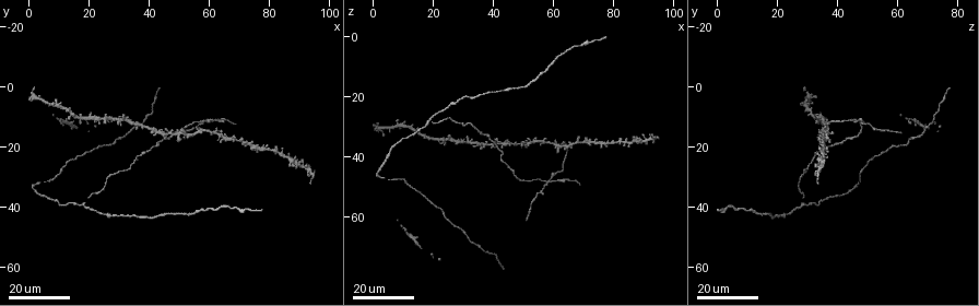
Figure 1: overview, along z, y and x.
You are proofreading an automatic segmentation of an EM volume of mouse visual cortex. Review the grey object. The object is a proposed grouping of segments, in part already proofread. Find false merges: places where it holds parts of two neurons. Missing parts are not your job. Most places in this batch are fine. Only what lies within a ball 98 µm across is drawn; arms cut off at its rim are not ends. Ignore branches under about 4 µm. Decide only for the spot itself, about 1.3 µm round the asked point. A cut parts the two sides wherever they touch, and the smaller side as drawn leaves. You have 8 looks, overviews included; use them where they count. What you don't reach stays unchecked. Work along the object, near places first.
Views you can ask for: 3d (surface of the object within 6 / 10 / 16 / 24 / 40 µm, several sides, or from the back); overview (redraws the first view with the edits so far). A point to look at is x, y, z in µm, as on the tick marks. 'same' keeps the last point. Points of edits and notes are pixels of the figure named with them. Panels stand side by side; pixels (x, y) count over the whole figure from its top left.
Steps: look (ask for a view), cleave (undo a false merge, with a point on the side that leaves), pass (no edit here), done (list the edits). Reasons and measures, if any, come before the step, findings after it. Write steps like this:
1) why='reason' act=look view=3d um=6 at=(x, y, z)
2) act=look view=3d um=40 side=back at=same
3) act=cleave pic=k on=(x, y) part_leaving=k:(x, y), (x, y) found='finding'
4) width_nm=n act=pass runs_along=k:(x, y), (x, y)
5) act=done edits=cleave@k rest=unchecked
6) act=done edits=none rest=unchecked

why='two arms at a narrow angle' act=look view=3d um=24 at=(35, 25, 31)

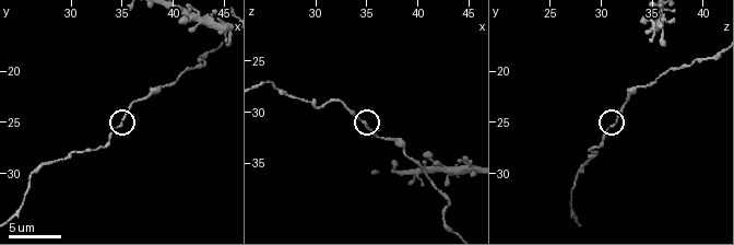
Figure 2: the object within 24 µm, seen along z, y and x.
act=look view=3d um=6 at=(35.2, 24.6, 31.8)

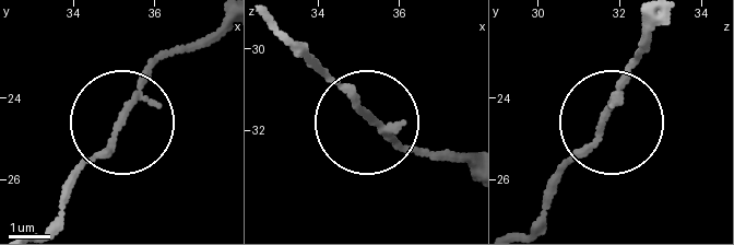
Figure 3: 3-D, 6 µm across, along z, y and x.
side_arm_um=129 act=pass runs_along=3:(123, 121), (120, 111), (165, 51) found='all the same neuron'

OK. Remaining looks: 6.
why='a fork' act=look view=3d um=16 at=(18, 39, 28)

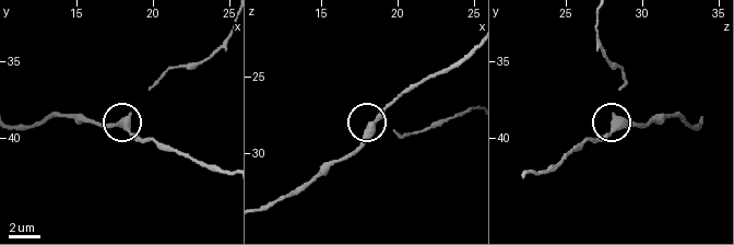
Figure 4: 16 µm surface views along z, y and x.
act=look view=3d um=6 at=(18.2, 39.2, 28.4)

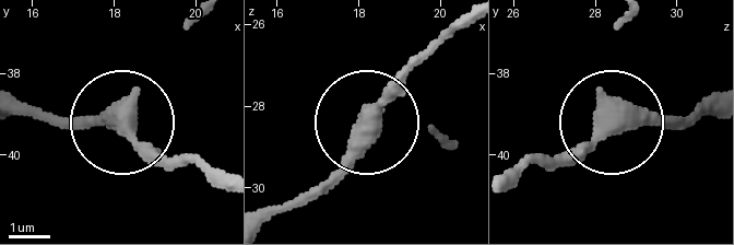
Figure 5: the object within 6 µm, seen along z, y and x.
act=pass runs_along=5:(438, 133), (369, 113), (446, 32) found='continuous, no second neuron'

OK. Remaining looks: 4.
act=look view=3d um=24 at=(31, 17, 66)

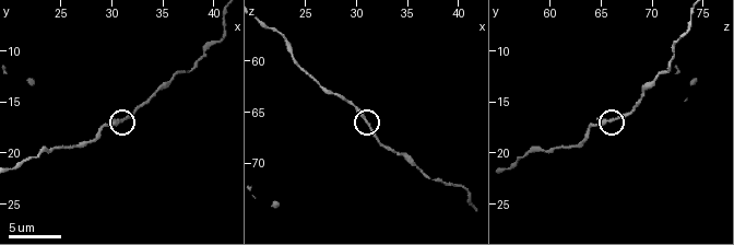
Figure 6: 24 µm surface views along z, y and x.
act=look view=3d um=10 at=(31.0, 17.0, 65.6)

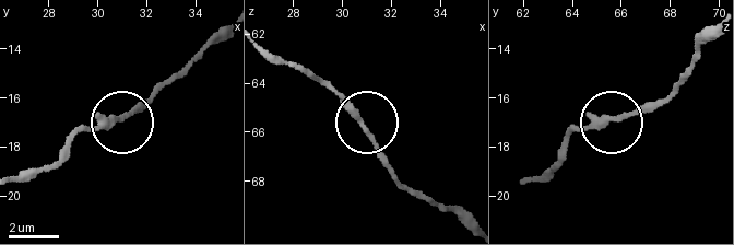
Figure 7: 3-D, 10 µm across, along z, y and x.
act=pass runs_along=7:(529, 183), (555, 161), (572, 135), (664, 103) found='continuous, no second neuron'

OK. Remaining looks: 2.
why='four or more arms meet' act=look view=3d um=16 at=(59, 12, 49)

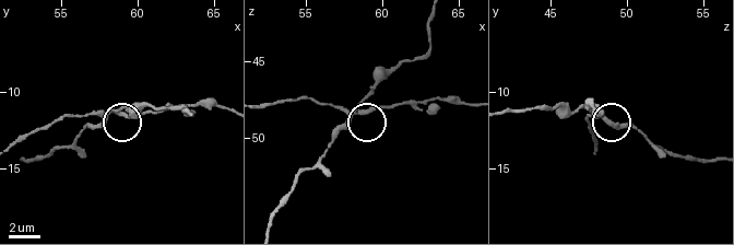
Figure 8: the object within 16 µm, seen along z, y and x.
act=look view=3d um=6 at=(58.0, 11.6, 48.6)

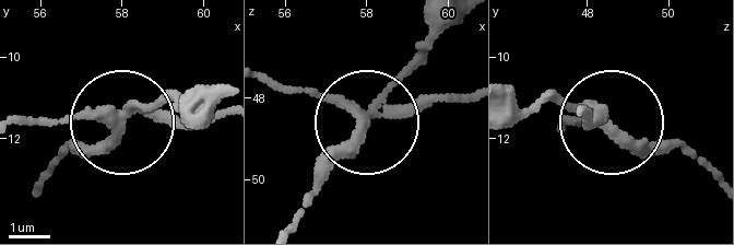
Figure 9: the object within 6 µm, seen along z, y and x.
arms=4 act=cleave pic=9 on=(82, 142) part_leaving=9:(122, 123), (74, 140), (43, 182) found='two neurons meet here'

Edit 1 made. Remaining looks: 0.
act=done edits=cleave@9 rest=unchecked

